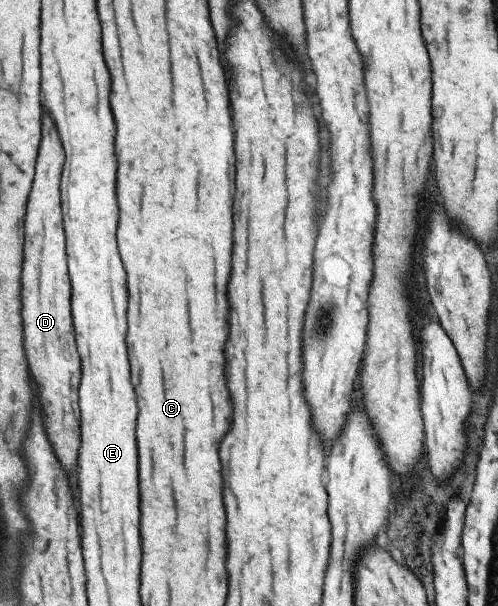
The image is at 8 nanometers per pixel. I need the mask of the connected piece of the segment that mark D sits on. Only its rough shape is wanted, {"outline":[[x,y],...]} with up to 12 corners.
{"outline":[[48,115],[24,215],[20,317],[44,429],[76,467],[78,355],[70,323]]}

